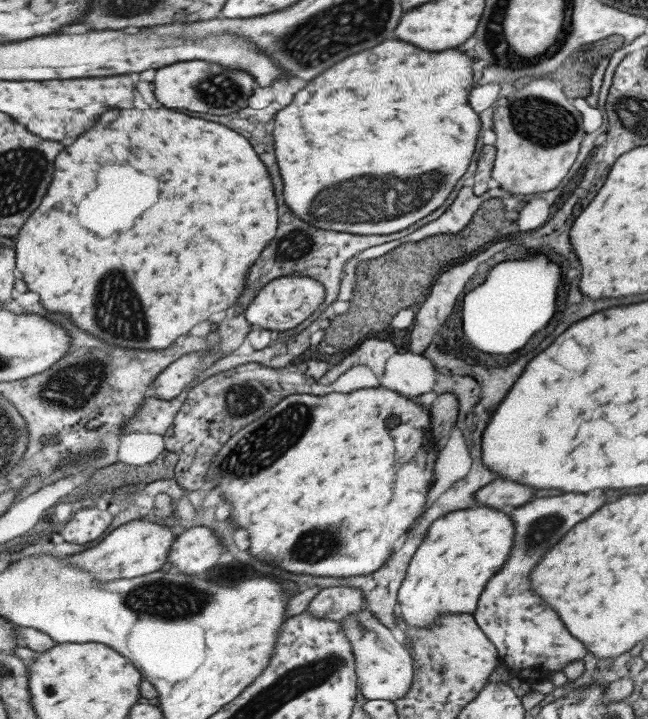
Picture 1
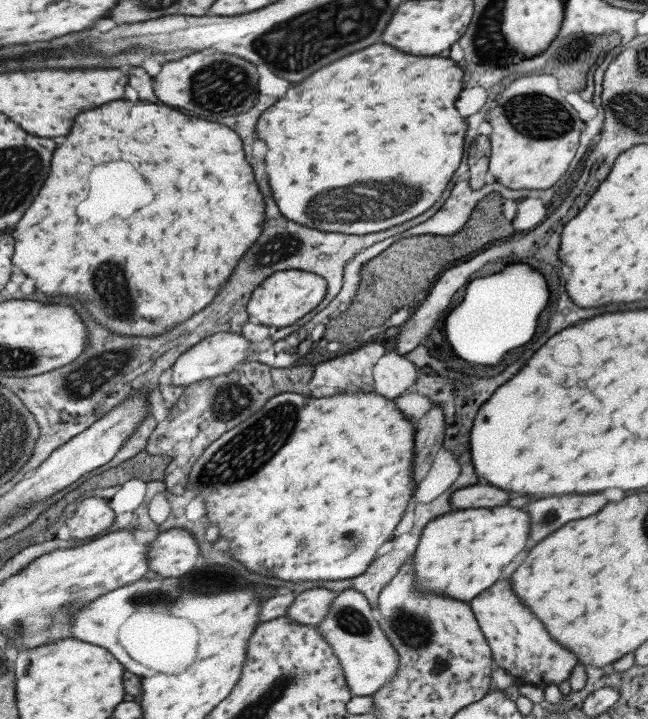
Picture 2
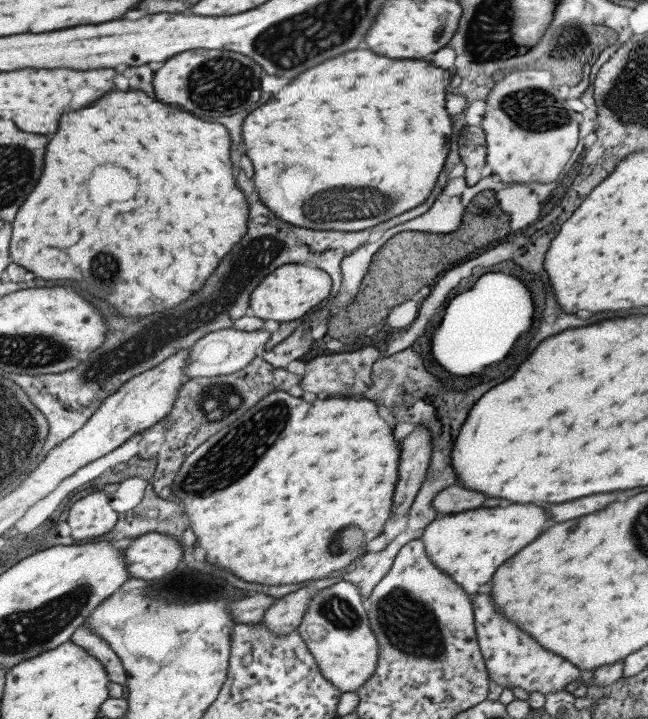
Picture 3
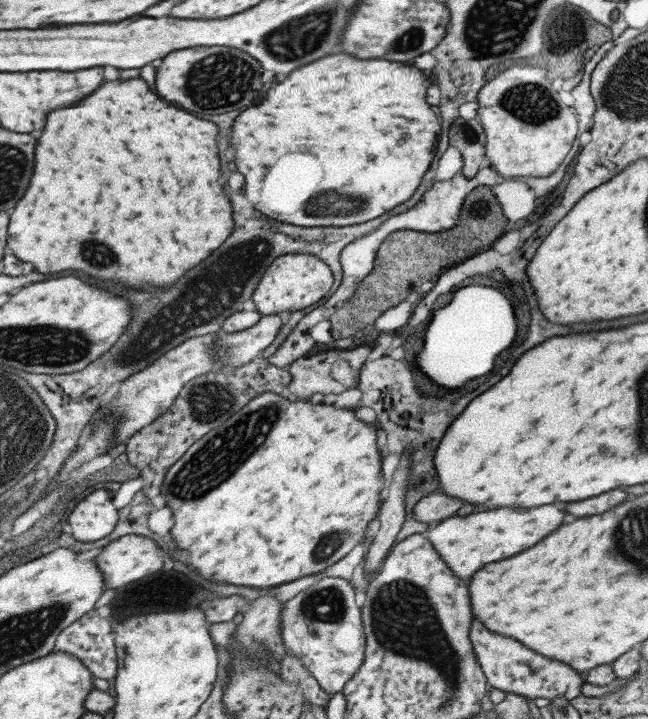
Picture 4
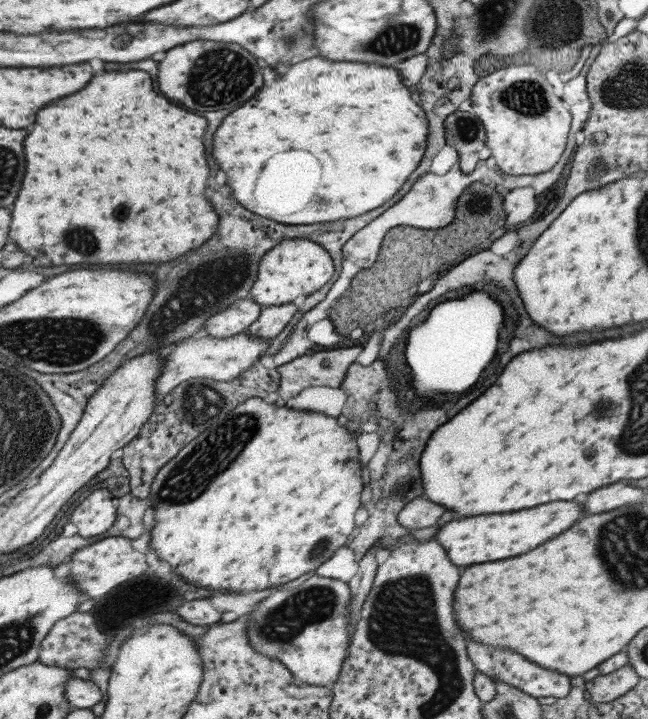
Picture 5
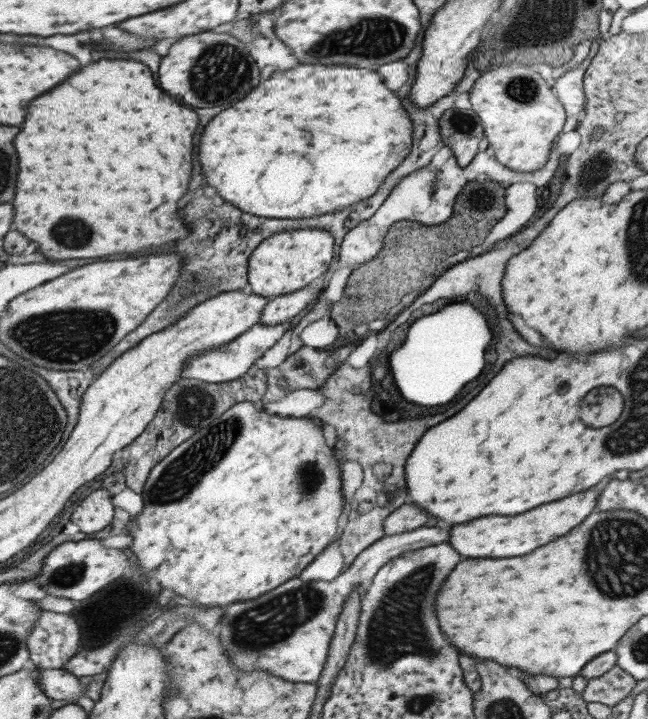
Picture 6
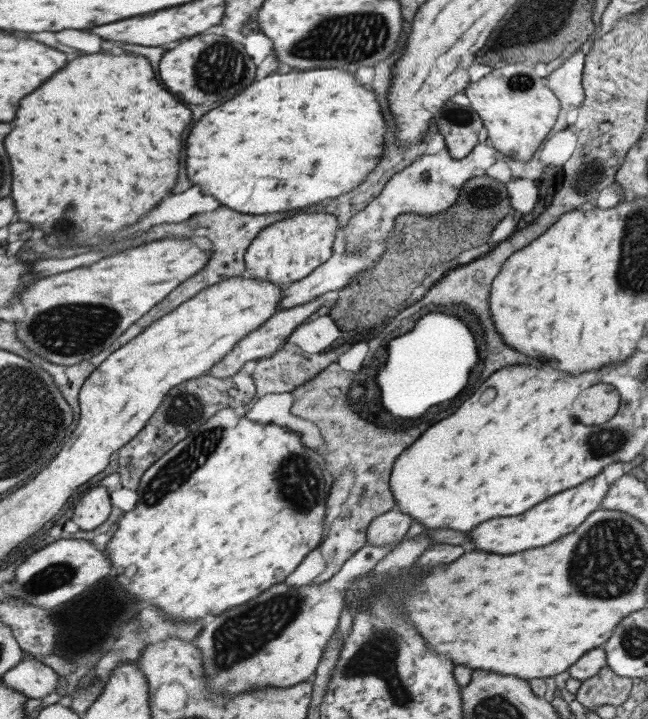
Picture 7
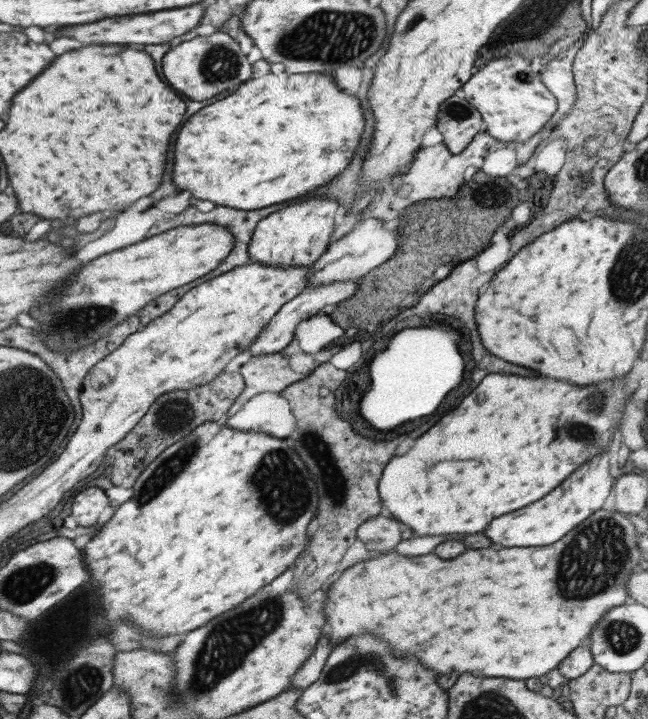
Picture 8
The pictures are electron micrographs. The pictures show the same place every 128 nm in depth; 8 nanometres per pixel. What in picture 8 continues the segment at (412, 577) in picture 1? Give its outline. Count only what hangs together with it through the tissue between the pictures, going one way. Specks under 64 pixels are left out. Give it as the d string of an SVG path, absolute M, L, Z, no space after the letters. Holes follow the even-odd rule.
M603 450L591 460L587 460L578 466L577 470L563 480L555 490L551 490L547 496L527 508L521 508L517 512L509 512L505 516L499 516L487 524L485 536L493 544L501 544L503 548L513 546L545 546L559 540L575 526L583 522L590 514L599 510L605 502L605 498L612 489L614 479L609 474L609 451Z

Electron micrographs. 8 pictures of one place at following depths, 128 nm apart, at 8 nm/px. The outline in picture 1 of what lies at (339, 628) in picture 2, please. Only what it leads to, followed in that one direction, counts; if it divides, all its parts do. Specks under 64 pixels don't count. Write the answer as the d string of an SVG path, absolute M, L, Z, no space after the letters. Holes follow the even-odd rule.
M367 608L351 612L337 623L341 625L354 653L357 690L361 690L361 696L367 701L385 700L391 703L403 699L414 678L412 657L407 648L396 642L389 629L379 624Z

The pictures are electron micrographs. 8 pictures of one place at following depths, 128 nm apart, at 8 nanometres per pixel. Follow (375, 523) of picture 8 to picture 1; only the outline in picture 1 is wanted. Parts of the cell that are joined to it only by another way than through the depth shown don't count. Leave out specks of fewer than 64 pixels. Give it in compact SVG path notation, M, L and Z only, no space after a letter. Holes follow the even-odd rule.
M493 480L491 484L481 487L475 492L477 498L477 506L519 506L525 504L529 500L533 500L535 496L535 488L527 488L523 484L517 482L509 482L509 480Z

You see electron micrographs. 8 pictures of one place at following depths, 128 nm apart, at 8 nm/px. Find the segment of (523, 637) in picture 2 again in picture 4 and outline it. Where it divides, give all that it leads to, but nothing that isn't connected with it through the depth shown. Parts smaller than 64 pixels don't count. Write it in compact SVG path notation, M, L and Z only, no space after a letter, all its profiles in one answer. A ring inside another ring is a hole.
M477 620L471 622L469 640L473 646L477 663L487 681L487 687L497 688L504 693L514 693L523 698L543 698L549 701L563 697L568 701L580 695L583 675L559 660L547 660L537 652L531 652L527 646L519 644L501 634L489 632Z

